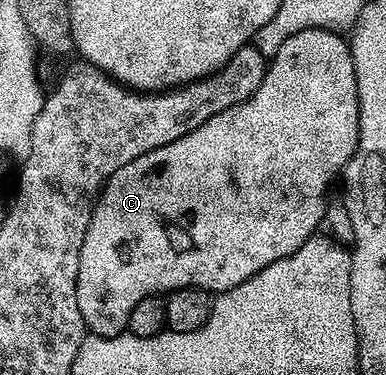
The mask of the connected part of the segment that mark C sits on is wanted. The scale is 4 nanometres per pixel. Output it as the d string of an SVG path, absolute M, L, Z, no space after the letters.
M312 27L295 33L295 37L287 37L287 41L283 41L276 55L272 56L259 89L255 89L255 93L247 97L247 101L231 105L223 109L223 113L215 113L215 117L211 117L191 133L159 149L148 151L143 157L135 157L135 161L120 167L102 187L87 225L87 233L83 237L83 249L79 253L77 300L79 313L83 313L86 328L97 337L122 334L129 322L129 315L135 309L135 305L139 305L139 301L182 289L200 289L205 293L227 291L247 281L267 265L295 253L295 249L303 246L318 230L320 218L323 217L327 204L325 194L329 191L329 182L336 175L338 178L349 164L349 158L357 148L358 133L357 78L353 68L353 54L349 51L346 36L335 31L325 31L322 27Z

